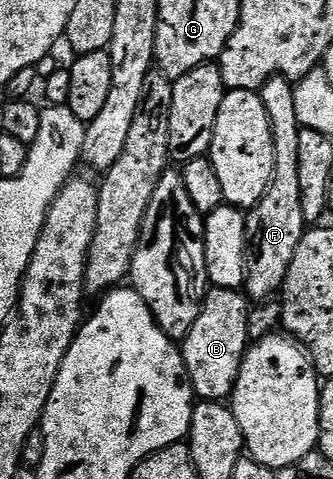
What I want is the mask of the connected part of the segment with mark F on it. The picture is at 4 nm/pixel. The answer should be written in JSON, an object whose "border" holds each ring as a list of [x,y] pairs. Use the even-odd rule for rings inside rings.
{"border":[[[271,77],[258,90],[262,107],[270,119],[274,139],[274,175],[266,195],[247,214],[248,219],[248,275],[246,293],[253,302],[261,303],[275,298],[284,288],[286,271],[298,251],[298,243],[306,232],[302,215],[302,187],[298,187],[298,110],[294,104],[295,84],[286,77]]]}

